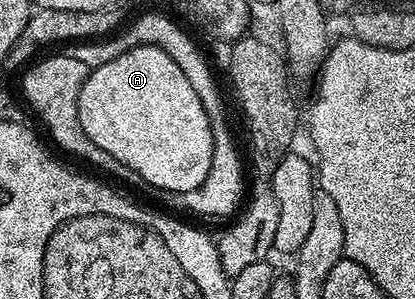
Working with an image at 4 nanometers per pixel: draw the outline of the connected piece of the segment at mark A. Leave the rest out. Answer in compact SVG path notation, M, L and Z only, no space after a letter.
M141 44L138 48L127 50L123 54L119 54L119 58L90 71L89 76L83 82L83 90L79 94L79 126L83 130L83 134L87 134L87 138L91 138L91 142L95 142L95 146L99 146L99 150L107 150L107 154L111 154L111 158L115 158L120 164L127 166L134 177L138 176L139 179L146 180L151 187L157 188L156 190L161 192L195 190L207 178L207 170L211 170L213 125L210 113L206 112L203 102L199 102L199 94L195 94L191 82L187 82L187 74L183 74L183 70L179 70L175 58L171 58L171 54L167 54L157 44Z

